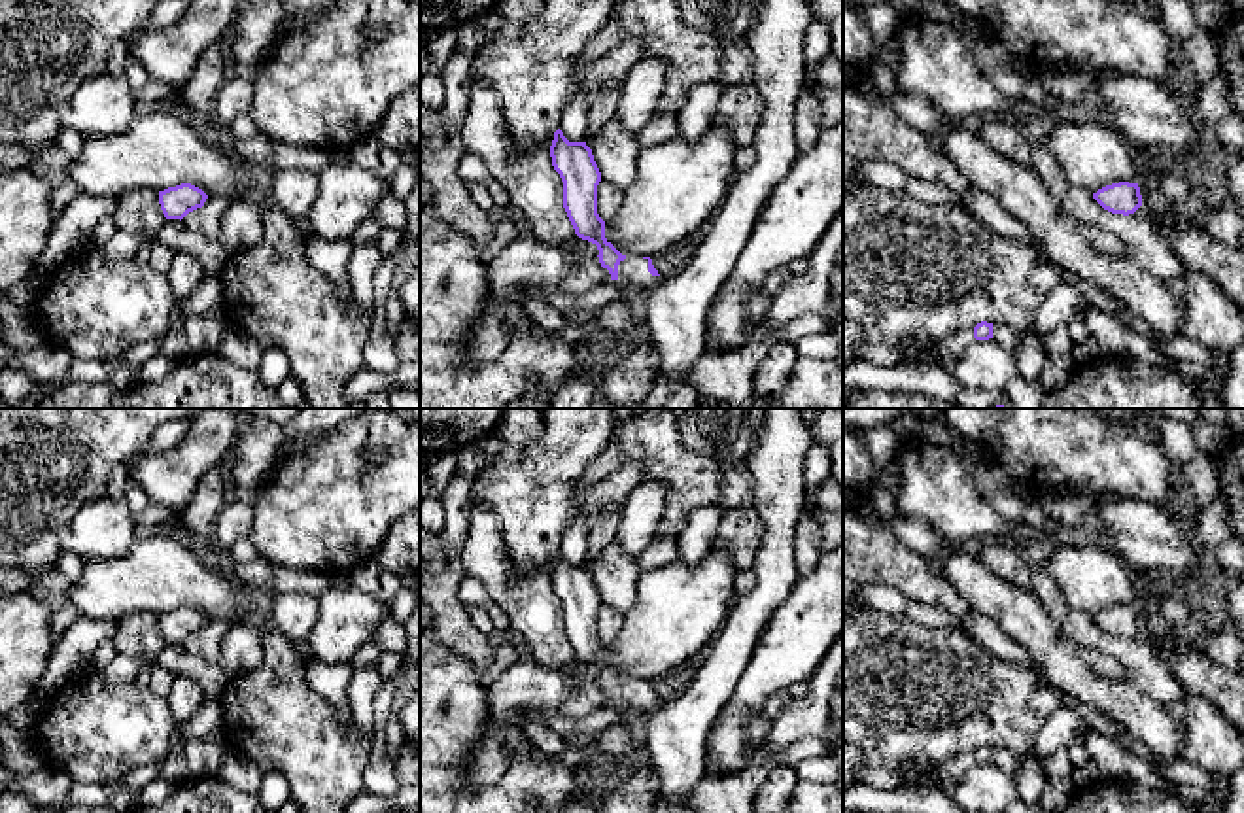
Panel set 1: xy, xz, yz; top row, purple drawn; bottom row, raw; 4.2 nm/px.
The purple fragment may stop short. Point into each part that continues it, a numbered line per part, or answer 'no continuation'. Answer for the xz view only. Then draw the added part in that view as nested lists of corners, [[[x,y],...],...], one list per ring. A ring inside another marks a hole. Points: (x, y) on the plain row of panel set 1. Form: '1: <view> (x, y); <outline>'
1: xz (675, 732); [[[764,408],[756,442],[743,459],[752,478],[752,509],[762,520],[752,567],[756,586],[735,597],[673,700],[652,700],[648,683],[639,679],[618,688],[618,705],[633,715],[658,771],[660,802],[667,802],[671,813],[694,813],[686,798],[705,777],[711,728],[730,701],[758,637],[798,580],[794,531],[805,505],[803,473],[811,446],[802,408]]]

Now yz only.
no continuation

